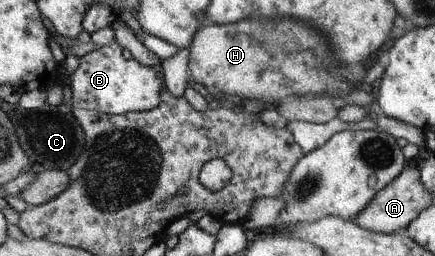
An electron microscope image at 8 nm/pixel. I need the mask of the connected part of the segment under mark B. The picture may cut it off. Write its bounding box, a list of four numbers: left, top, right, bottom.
[67,41,163,114]

